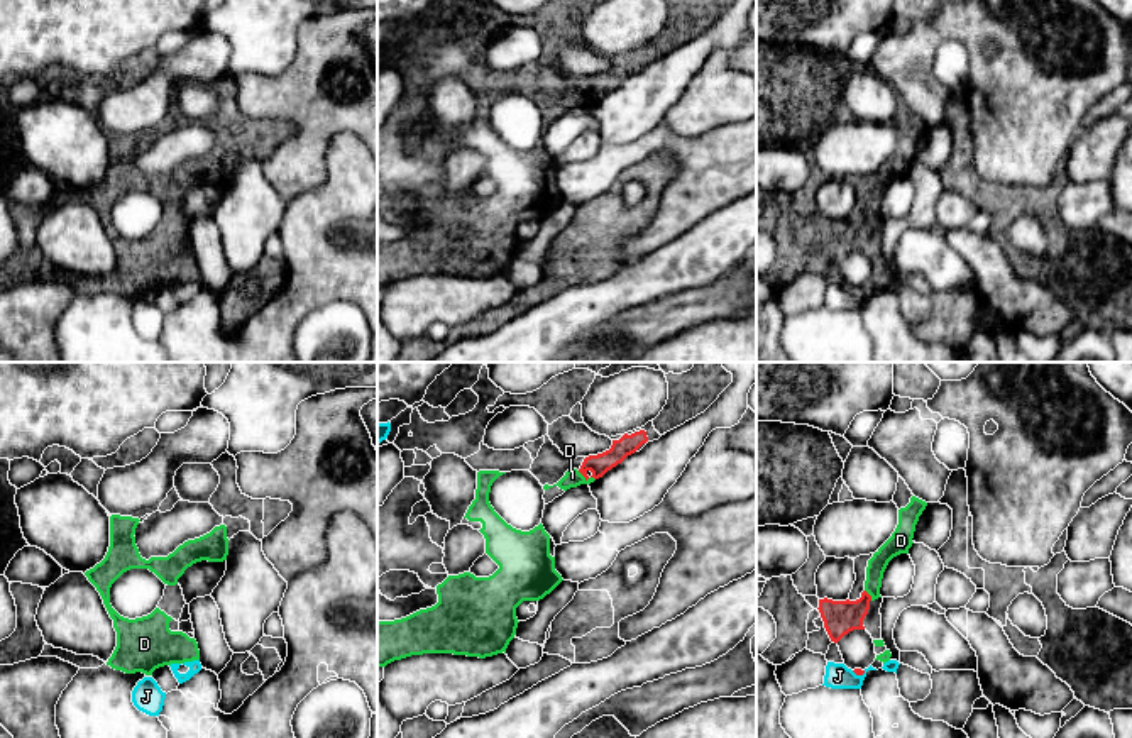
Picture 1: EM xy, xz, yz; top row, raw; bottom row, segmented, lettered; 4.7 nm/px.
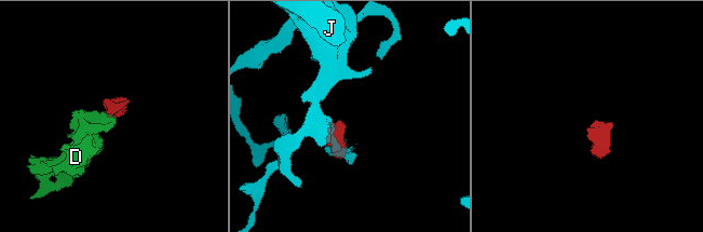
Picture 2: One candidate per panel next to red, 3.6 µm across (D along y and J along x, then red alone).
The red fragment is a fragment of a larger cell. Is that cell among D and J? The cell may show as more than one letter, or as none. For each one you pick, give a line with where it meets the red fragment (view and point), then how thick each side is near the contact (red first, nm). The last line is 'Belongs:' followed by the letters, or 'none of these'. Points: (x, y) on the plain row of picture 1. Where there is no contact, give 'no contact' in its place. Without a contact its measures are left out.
D: contact xz (586, 99); calibres 100 and 90 nm
Belongs: D

